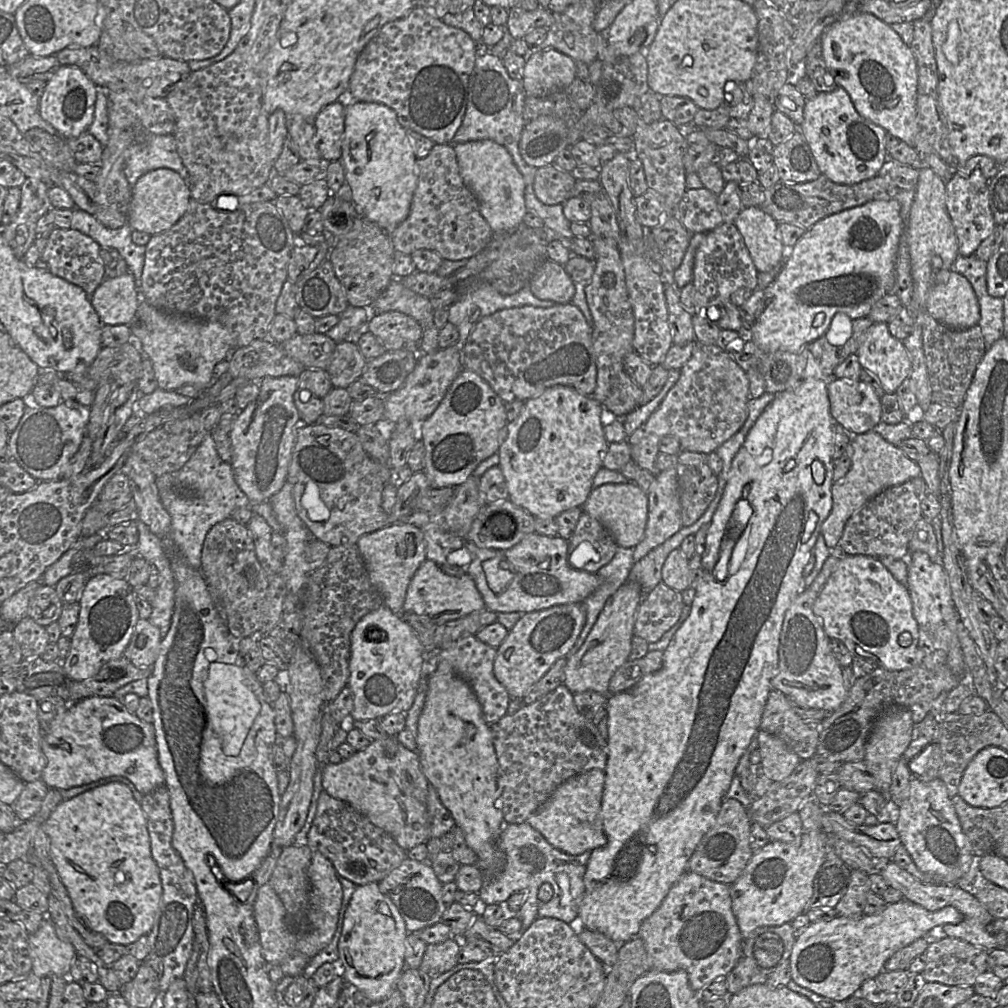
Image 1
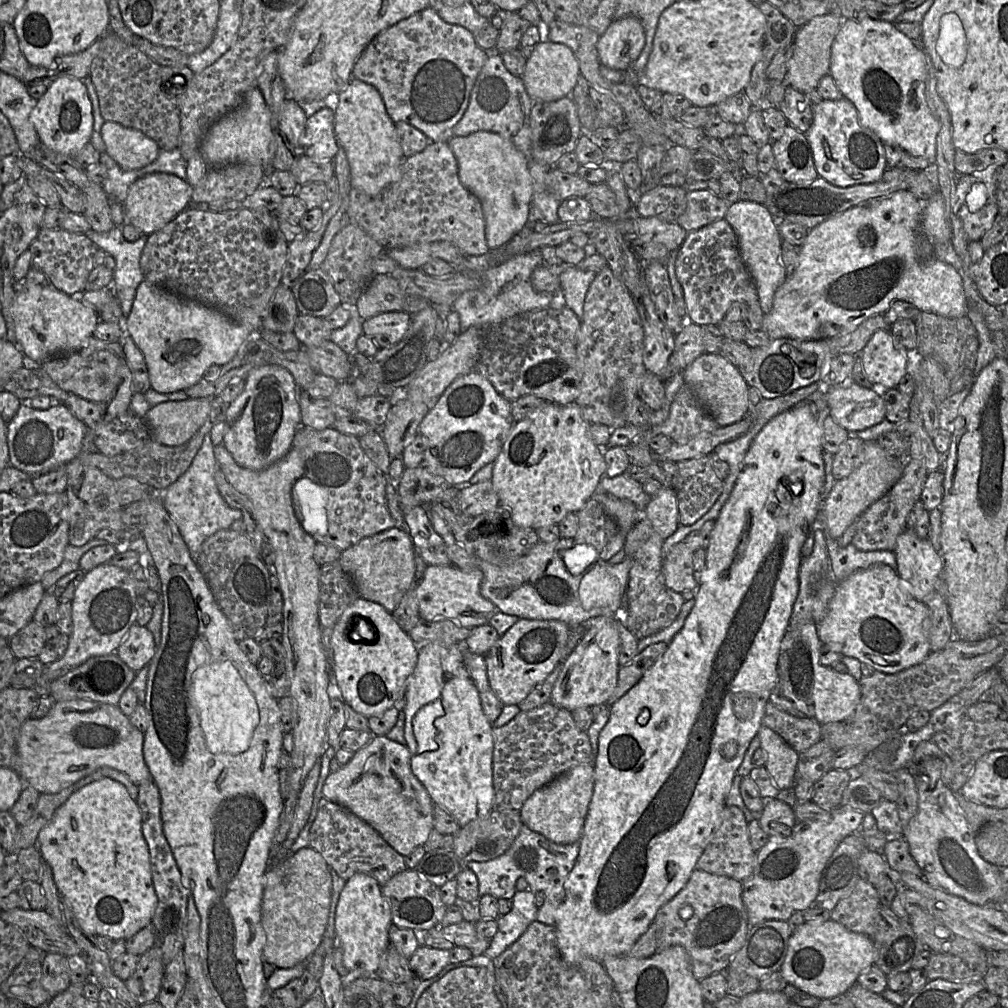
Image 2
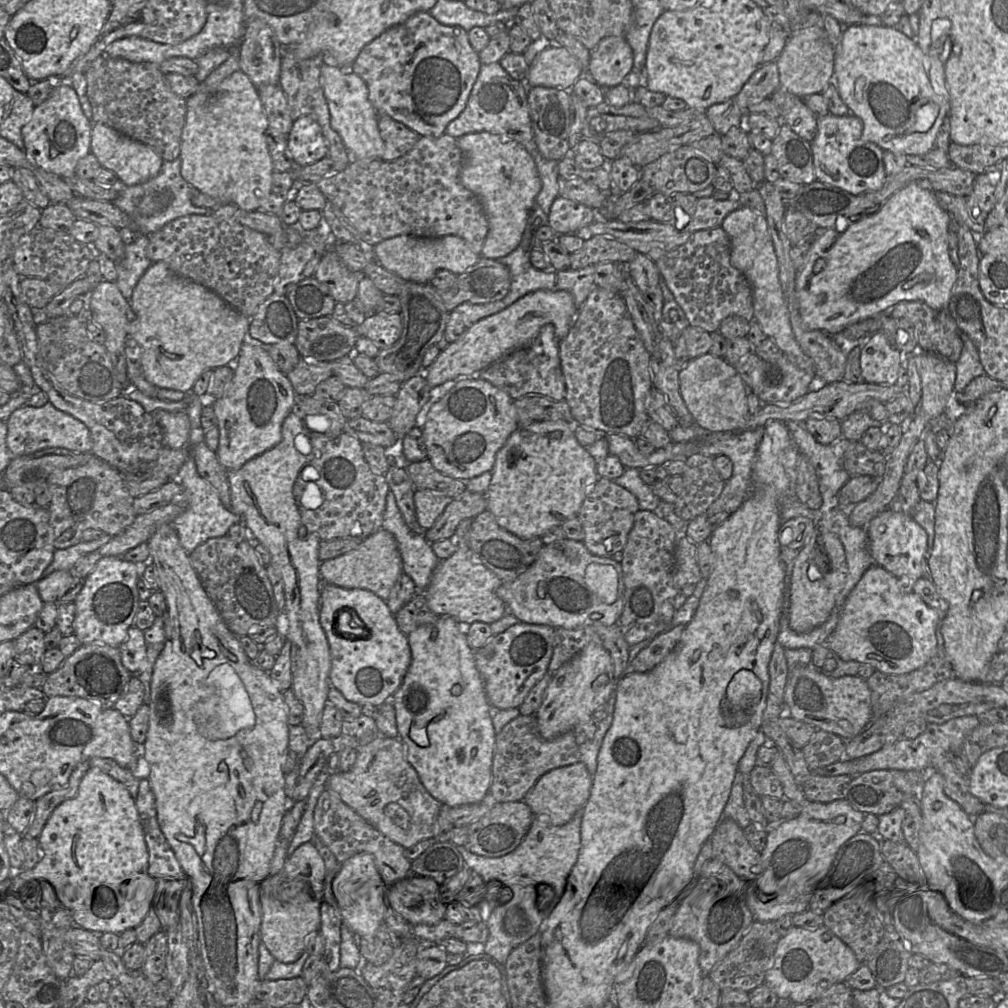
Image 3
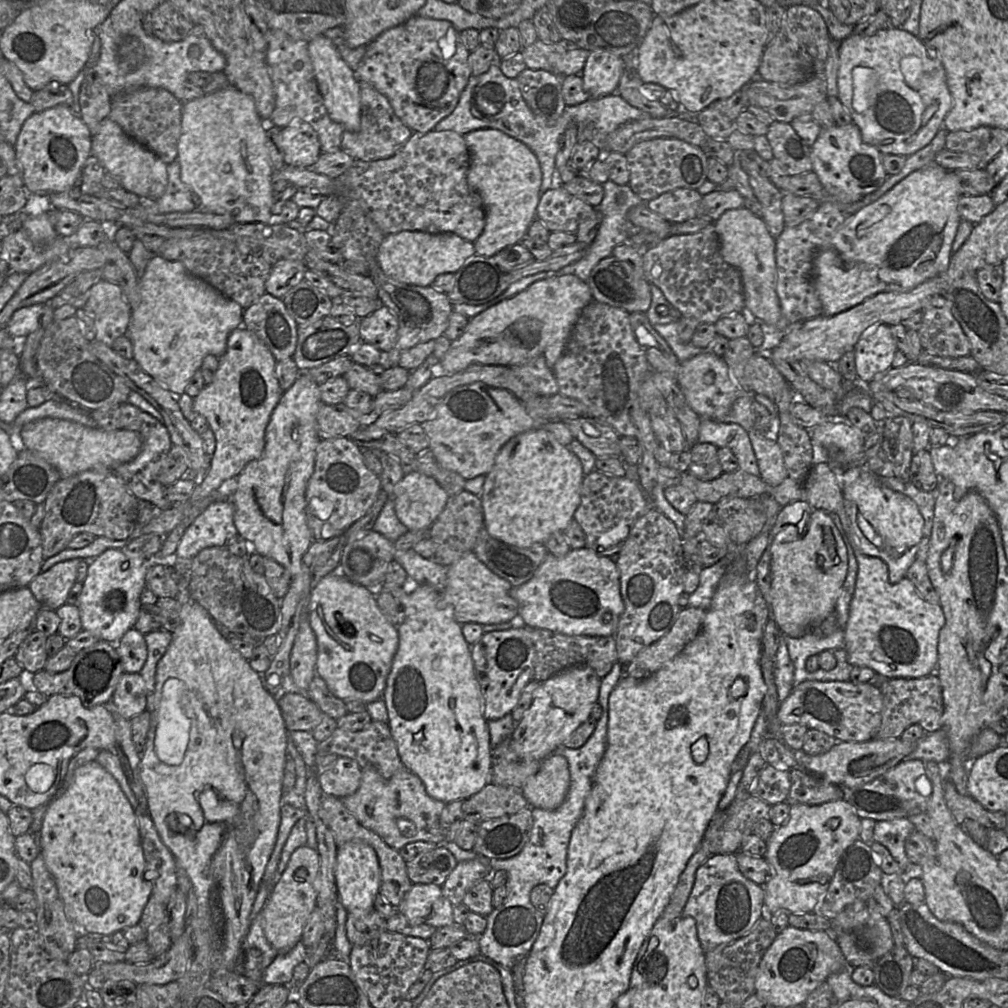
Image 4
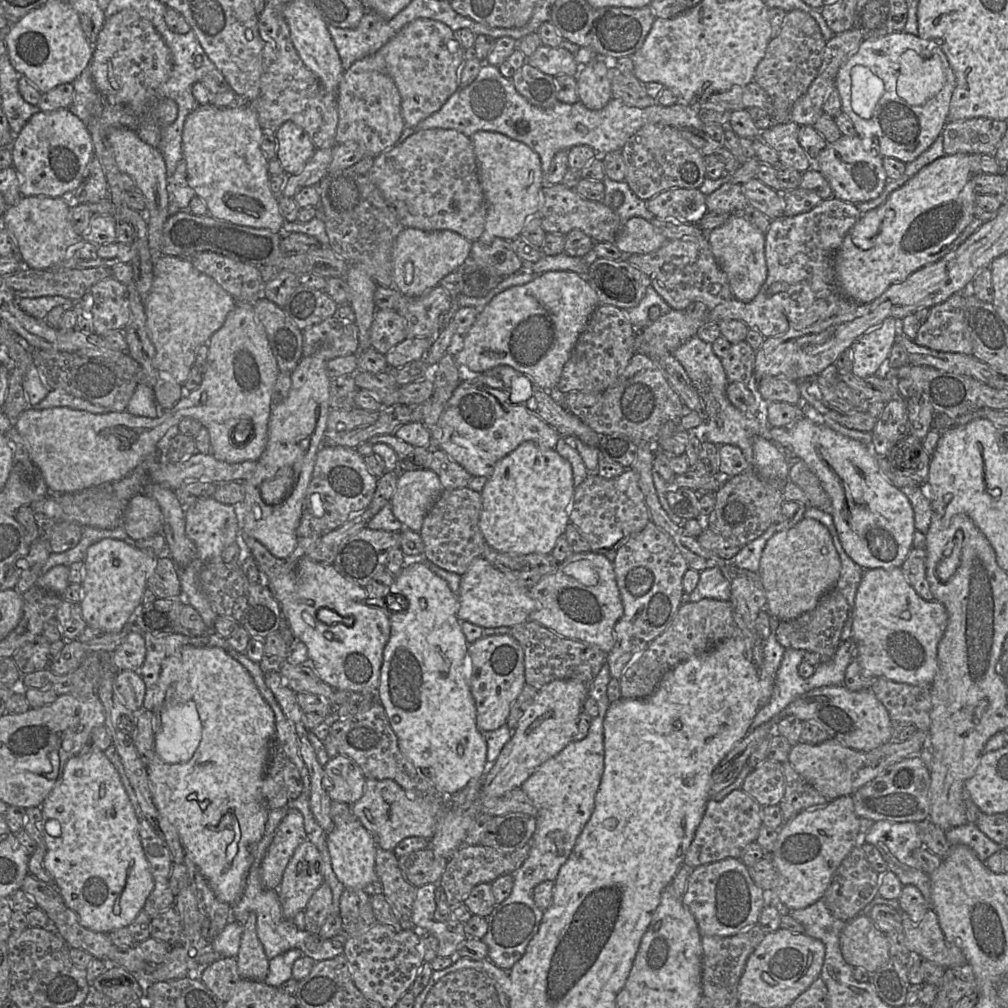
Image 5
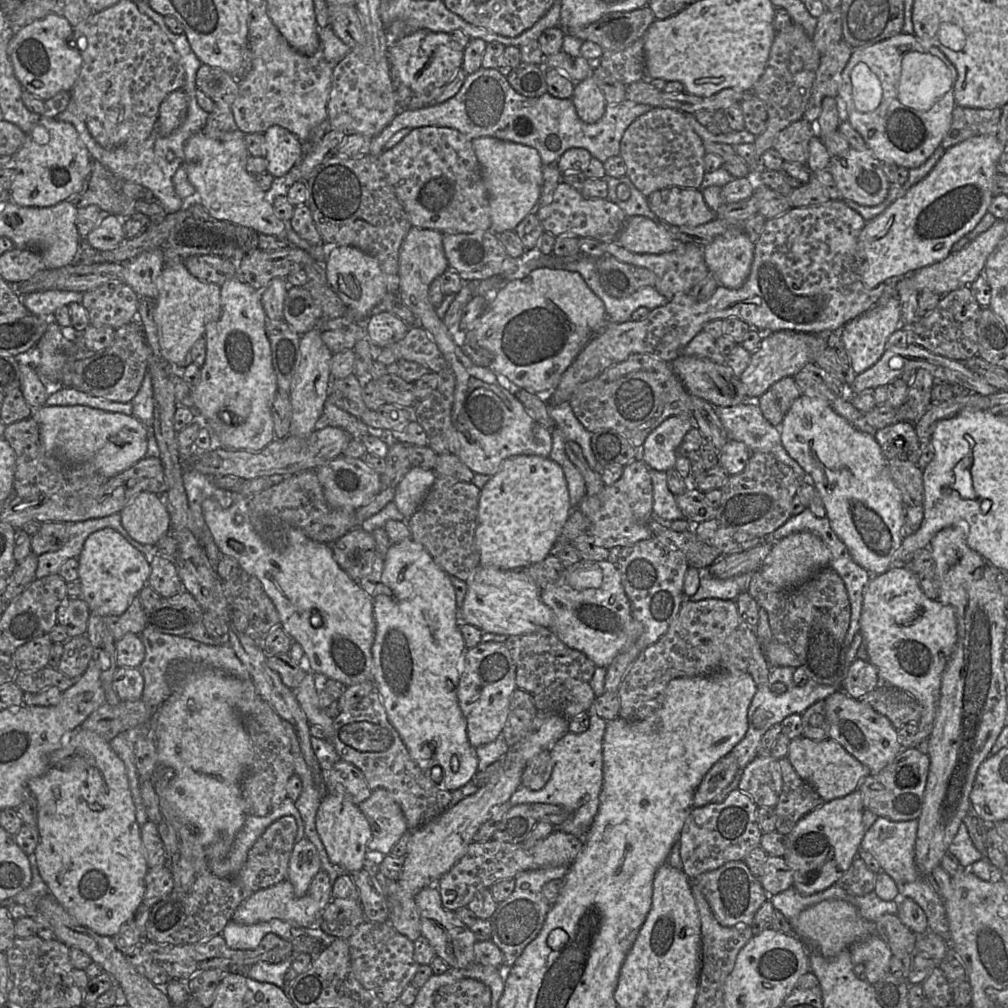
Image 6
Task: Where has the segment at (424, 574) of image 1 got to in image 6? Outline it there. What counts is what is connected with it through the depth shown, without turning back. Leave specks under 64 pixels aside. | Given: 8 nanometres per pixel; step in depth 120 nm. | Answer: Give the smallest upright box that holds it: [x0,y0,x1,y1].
[459,565,553,636]

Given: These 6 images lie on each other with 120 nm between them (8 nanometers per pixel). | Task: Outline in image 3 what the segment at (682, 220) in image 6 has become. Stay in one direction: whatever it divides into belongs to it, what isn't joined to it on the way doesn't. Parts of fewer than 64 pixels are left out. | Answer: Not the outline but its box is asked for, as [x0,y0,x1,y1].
[647,193,697,230]

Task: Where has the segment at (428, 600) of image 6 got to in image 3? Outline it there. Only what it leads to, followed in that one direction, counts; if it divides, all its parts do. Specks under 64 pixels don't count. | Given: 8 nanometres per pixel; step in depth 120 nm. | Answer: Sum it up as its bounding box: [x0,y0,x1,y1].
[390,616,496,808]

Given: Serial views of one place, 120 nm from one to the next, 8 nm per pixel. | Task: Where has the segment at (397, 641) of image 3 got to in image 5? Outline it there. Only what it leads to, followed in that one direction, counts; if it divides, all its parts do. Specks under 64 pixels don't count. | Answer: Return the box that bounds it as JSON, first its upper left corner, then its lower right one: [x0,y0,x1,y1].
[262,556,390,694]

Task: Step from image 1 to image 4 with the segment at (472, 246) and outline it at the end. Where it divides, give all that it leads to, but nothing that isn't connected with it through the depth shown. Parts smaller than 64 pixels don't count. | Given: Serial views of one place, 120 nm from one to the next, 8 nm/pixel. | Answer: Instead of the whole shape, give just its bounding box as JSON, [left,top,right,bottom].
[273,130,485,243]

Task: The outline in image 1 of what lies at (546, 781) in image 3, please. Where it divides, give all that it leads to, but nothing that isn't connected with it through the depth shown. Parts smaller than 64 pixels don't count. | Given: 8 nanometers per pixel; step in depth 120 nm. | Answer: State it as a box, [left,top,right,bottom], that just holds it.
[526,769,607,855]

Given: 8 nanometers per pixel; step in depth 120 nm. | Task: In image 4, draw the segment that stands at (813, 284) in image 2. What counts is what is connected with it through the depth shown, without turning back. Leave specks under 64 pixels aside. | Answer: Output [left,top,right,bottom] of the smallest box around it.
[814,164,962,316]

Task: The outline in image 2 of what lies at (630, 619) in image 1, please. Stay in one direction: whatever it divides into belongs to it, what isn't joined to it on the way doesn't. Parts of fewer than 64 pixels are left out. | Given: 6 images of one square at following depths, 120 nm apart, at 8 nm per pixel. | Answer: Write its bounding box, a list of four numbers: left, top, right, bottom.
[550,616,620,711]

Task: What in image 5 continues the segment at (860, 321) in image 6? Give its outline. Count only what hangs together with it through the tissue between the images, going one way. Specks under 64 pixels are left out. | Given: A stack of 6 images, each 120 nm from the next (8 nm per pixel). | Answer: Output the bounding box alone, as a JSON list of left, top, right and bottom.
[851,318,901,378]

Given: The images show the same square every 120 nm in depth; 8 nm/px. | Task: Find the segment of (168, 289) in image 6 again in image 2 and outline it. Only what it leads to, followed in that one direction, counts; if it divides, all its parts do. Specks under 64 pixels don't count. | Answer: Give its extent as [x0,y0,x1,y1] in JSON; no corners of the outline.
[123,279,251,393]

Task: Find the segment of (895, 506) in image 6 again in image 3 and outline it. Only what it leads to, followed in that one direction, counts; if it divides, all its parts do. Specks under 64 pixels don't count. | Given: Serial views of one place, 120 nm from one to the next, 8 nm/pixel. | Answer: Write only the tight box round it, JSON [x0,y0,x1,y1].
[866,508,929,592]

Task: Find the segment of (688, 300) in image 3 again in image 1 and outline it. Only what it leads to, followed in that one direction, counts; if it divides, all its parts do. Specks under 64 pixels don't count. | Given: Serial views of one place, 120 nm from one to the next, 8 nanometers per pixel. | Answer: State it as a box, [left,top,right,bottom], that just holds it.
[692,222,758,320]

